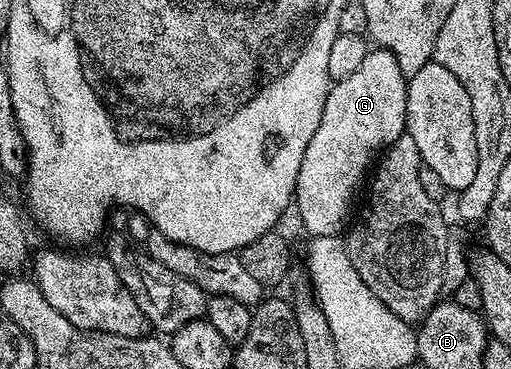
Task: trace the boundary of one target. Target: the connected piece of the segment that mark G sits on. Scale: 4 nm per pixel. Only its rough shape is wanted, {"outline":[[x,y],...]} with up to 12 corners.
{"outline":[[375,47],[326,95],[293,199],[337,236],[406,132],[407,79]]}

